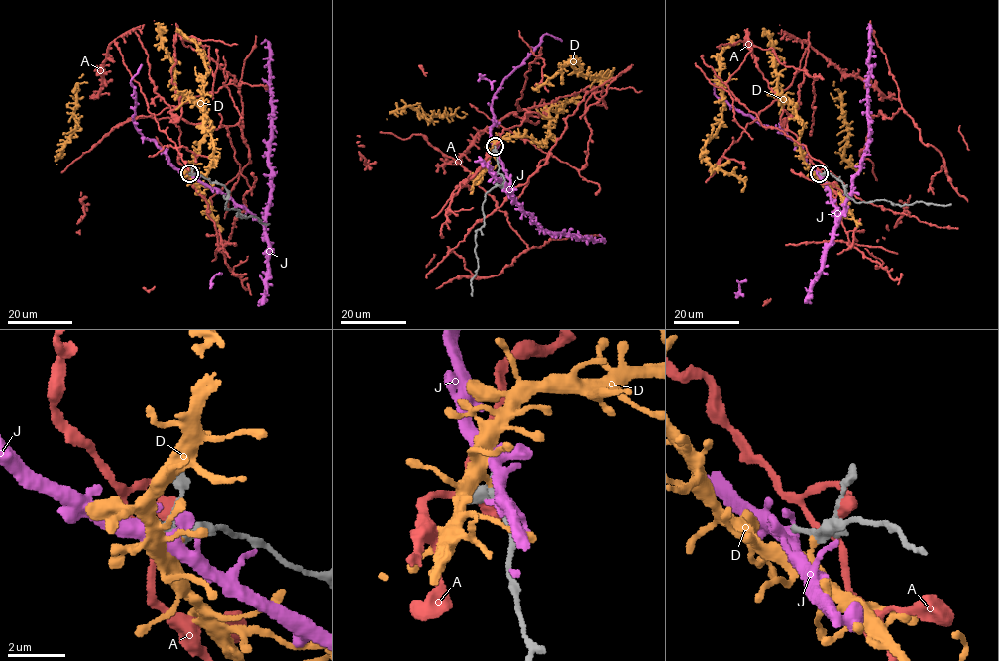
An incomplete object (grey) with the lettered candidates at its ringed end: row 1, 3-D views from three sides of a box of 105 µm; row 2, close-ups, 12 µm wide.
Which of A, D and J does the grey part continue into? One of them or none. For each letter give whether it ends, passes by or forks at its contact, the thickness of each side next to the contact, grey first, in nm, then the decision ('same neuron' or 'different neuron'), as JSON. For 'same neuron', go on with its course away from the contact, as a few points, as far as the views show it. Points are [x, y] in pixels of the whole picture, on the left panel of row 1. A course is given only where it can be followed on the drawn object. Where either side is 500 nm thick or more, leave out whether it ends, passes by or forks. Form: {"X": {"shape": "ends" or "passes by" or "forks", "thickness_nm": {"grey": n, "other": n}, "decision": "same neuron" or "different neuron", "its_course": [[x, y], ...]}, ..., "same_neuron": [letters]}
{"A": {"thickness_nm": {"grey": 280, "other": 550}, "decision": "different neuron"}, "D": {"shape": "ends", "thickness_nm": {"grey": 320, "other": 260}, "decision": "different neuron"}, "J": {"shape": "forks", "thickness_nm": {"grey": 190, "other": 400}, "decision": "different neuron"}, "same_neuron": []}

